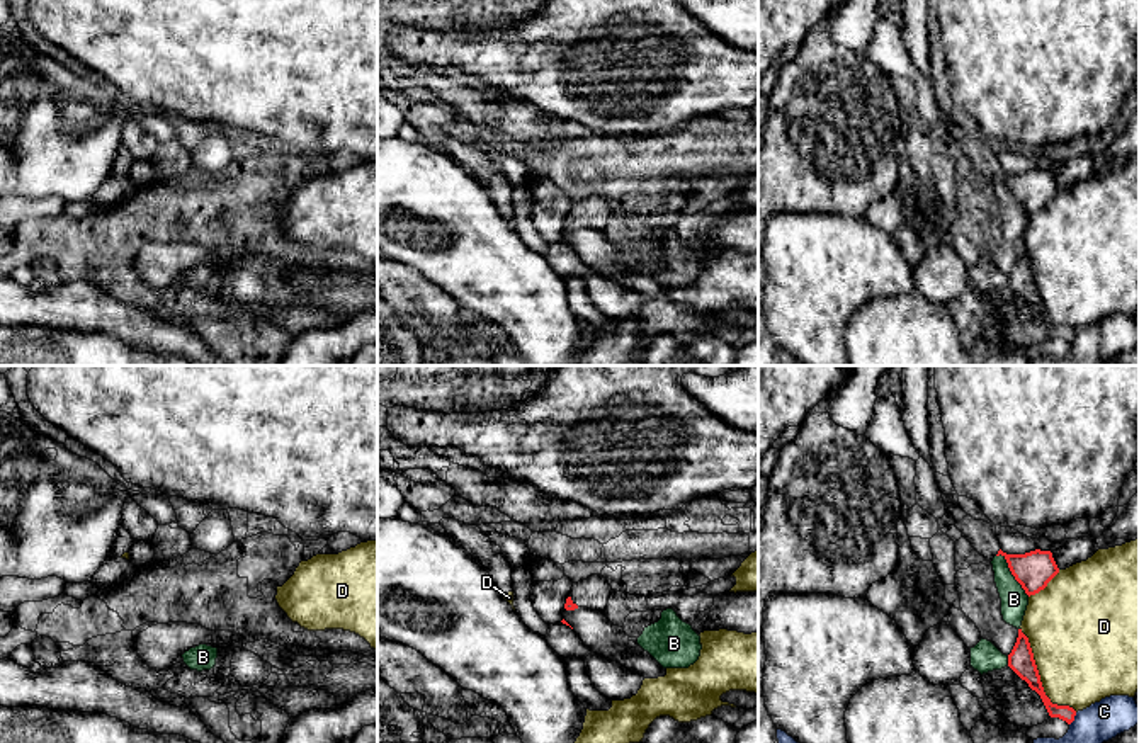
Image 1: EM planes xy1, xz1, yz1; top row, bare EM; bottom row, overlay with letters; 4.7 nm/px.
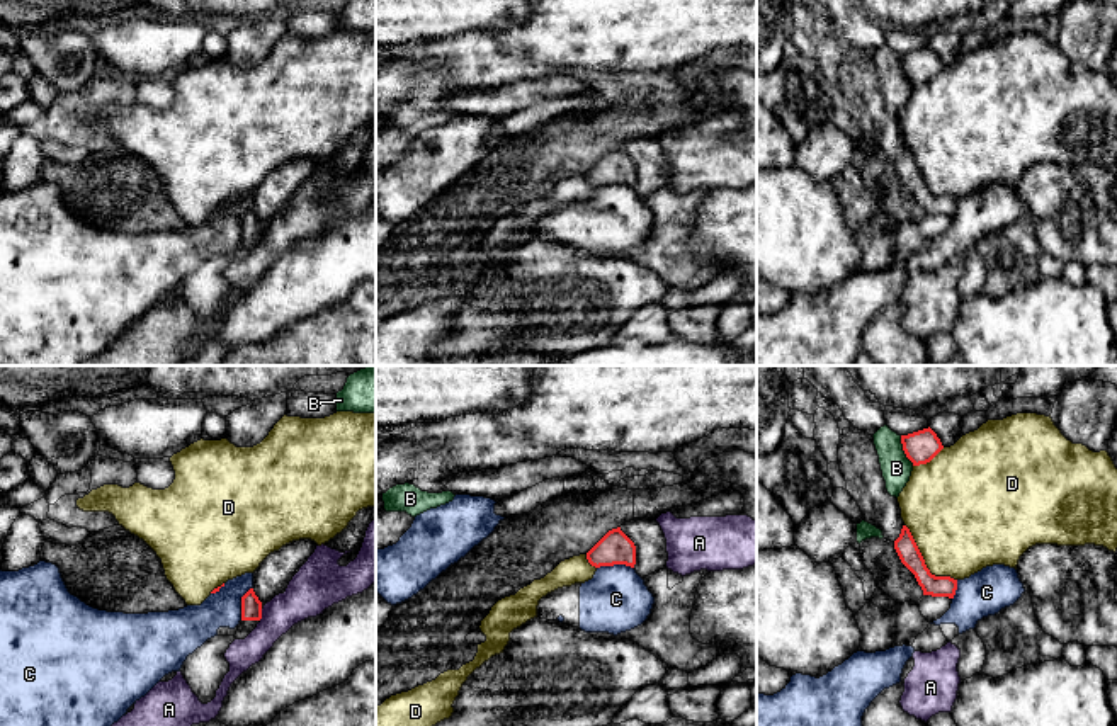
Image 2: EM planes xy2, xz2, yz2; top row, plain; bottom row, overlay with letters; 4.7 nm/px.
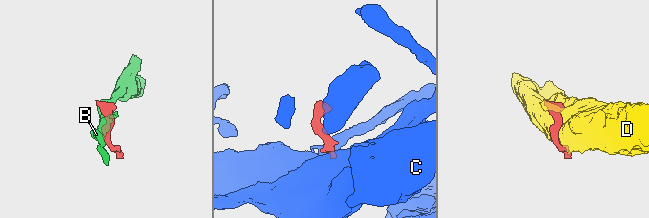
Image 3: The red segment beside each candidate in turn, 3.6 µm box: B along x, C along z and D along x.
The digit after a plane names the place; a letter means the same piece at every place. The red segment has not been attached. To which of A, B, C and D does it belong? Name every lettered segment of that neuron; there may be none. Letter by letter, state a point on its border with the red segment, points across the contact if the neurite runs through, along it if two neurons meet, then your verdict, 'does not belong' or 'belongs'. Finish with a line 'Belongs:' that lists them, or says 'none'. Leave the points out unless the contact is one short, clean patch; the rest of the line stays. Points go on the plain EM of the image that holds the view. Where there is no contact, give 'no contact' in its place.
A: contact xy2 (260, 233); does not belong
B: contact yz1 (1012, 192); does not belong
C: contact xz2 (614, 182); border xz2 (633, 186), (601, 184), (597, 187); does not belong
D: contact yz1 (1039, 296); does not belong
Belongs: none

